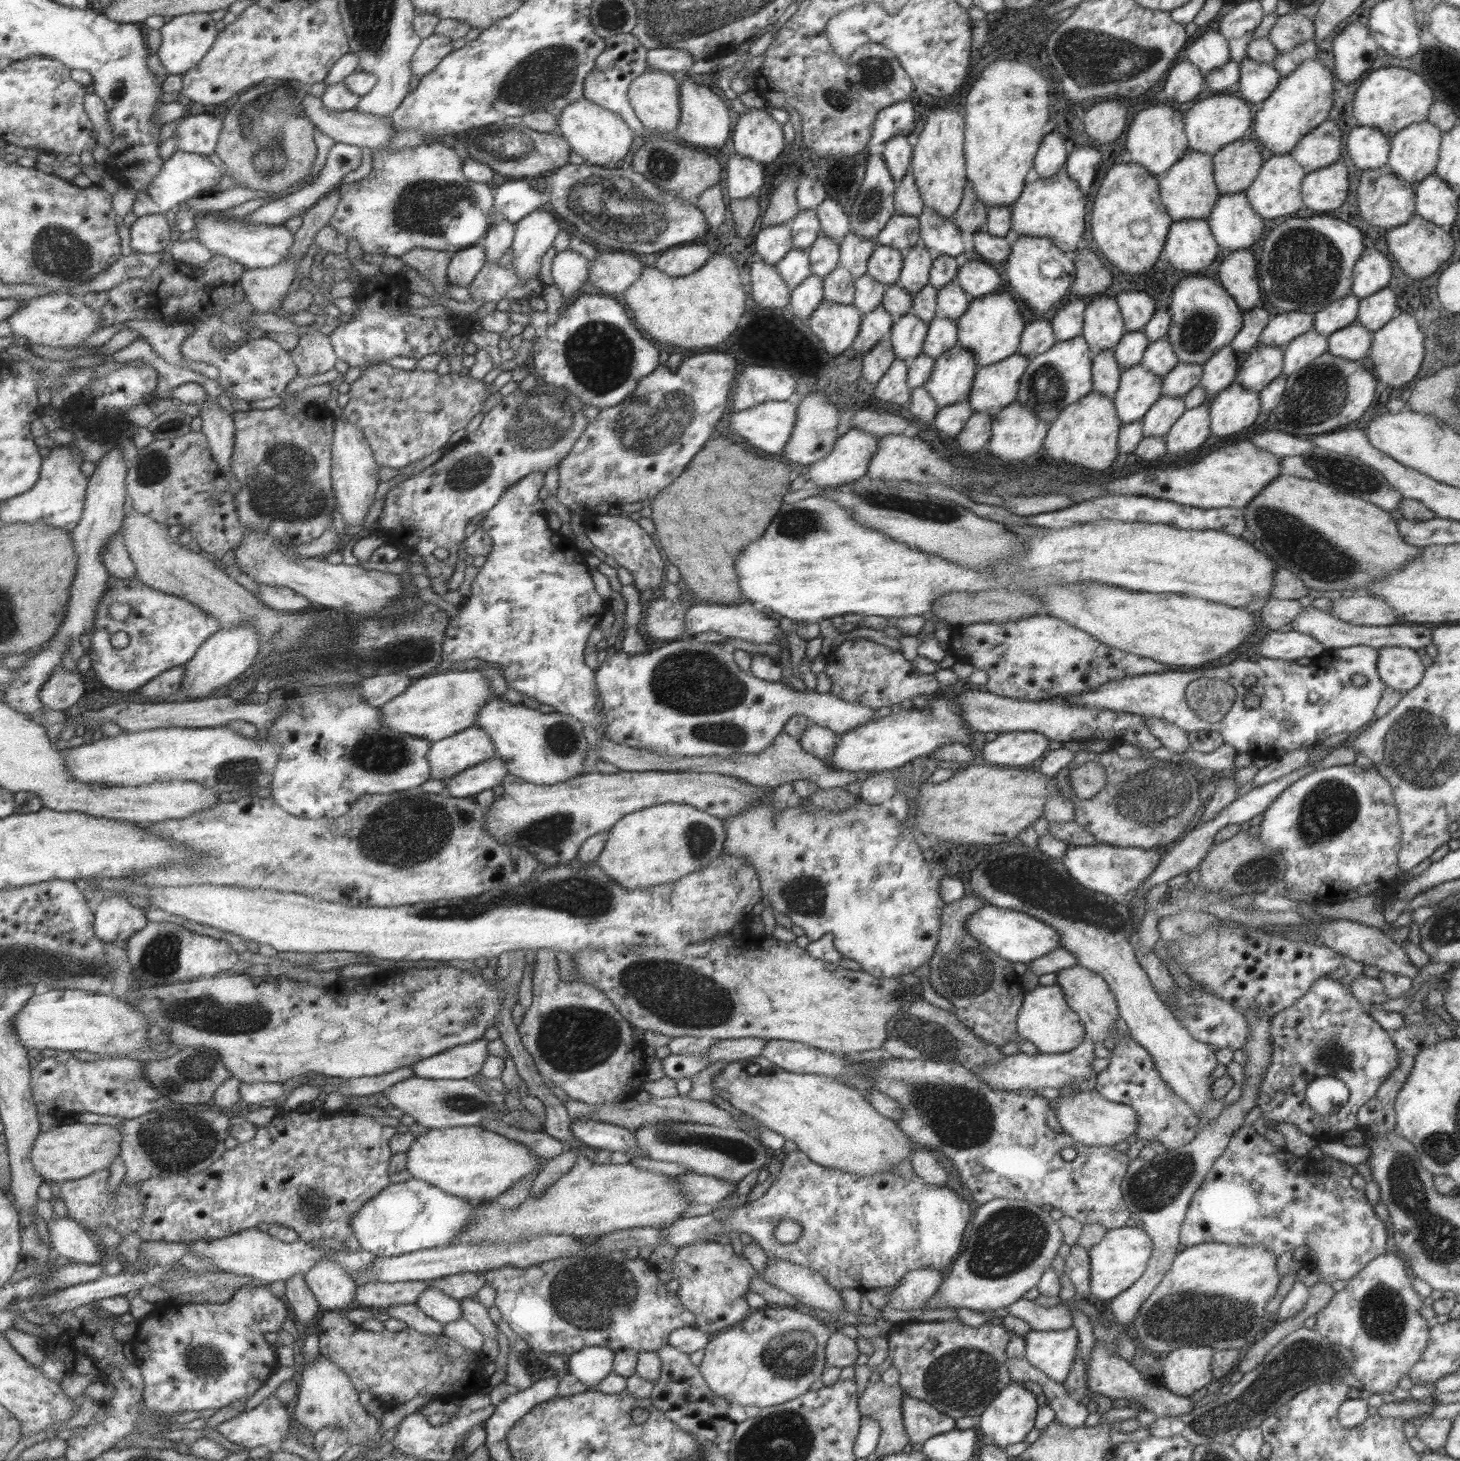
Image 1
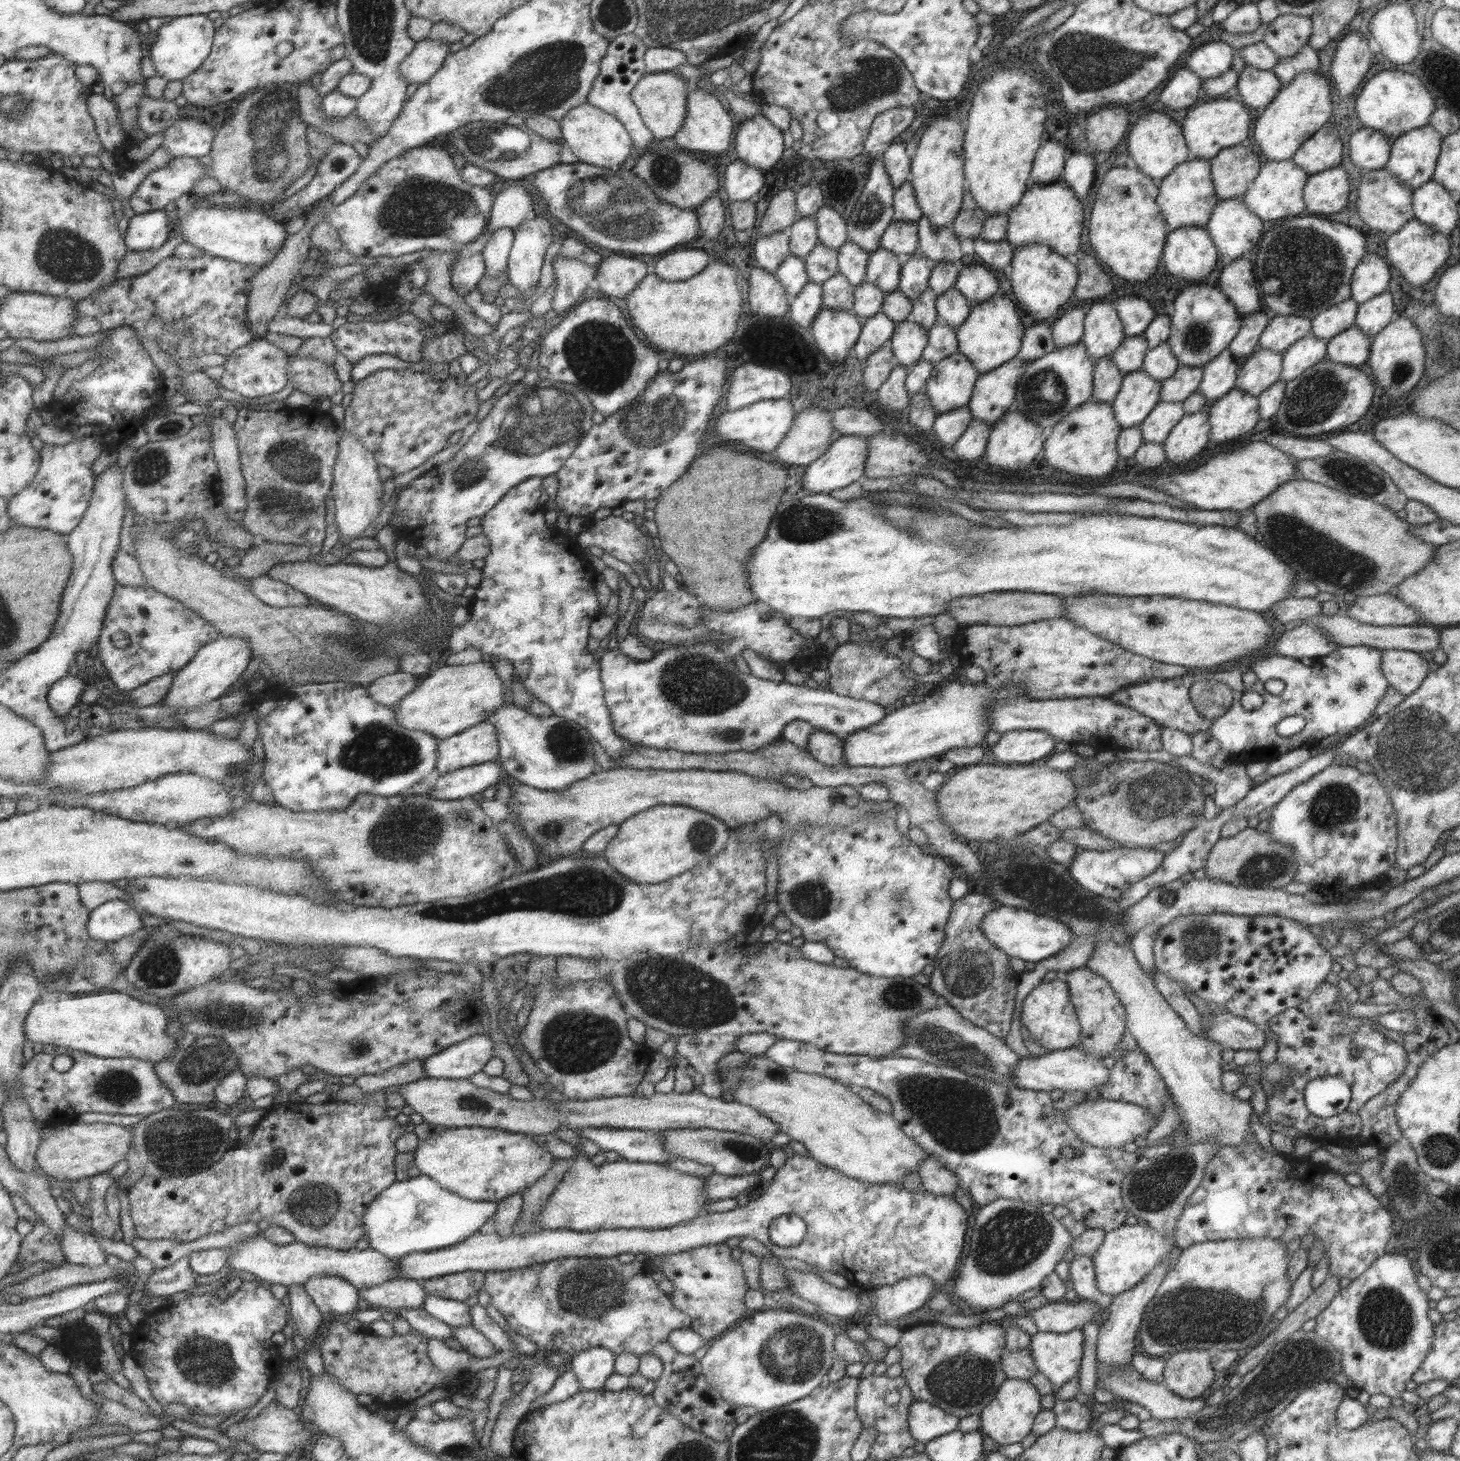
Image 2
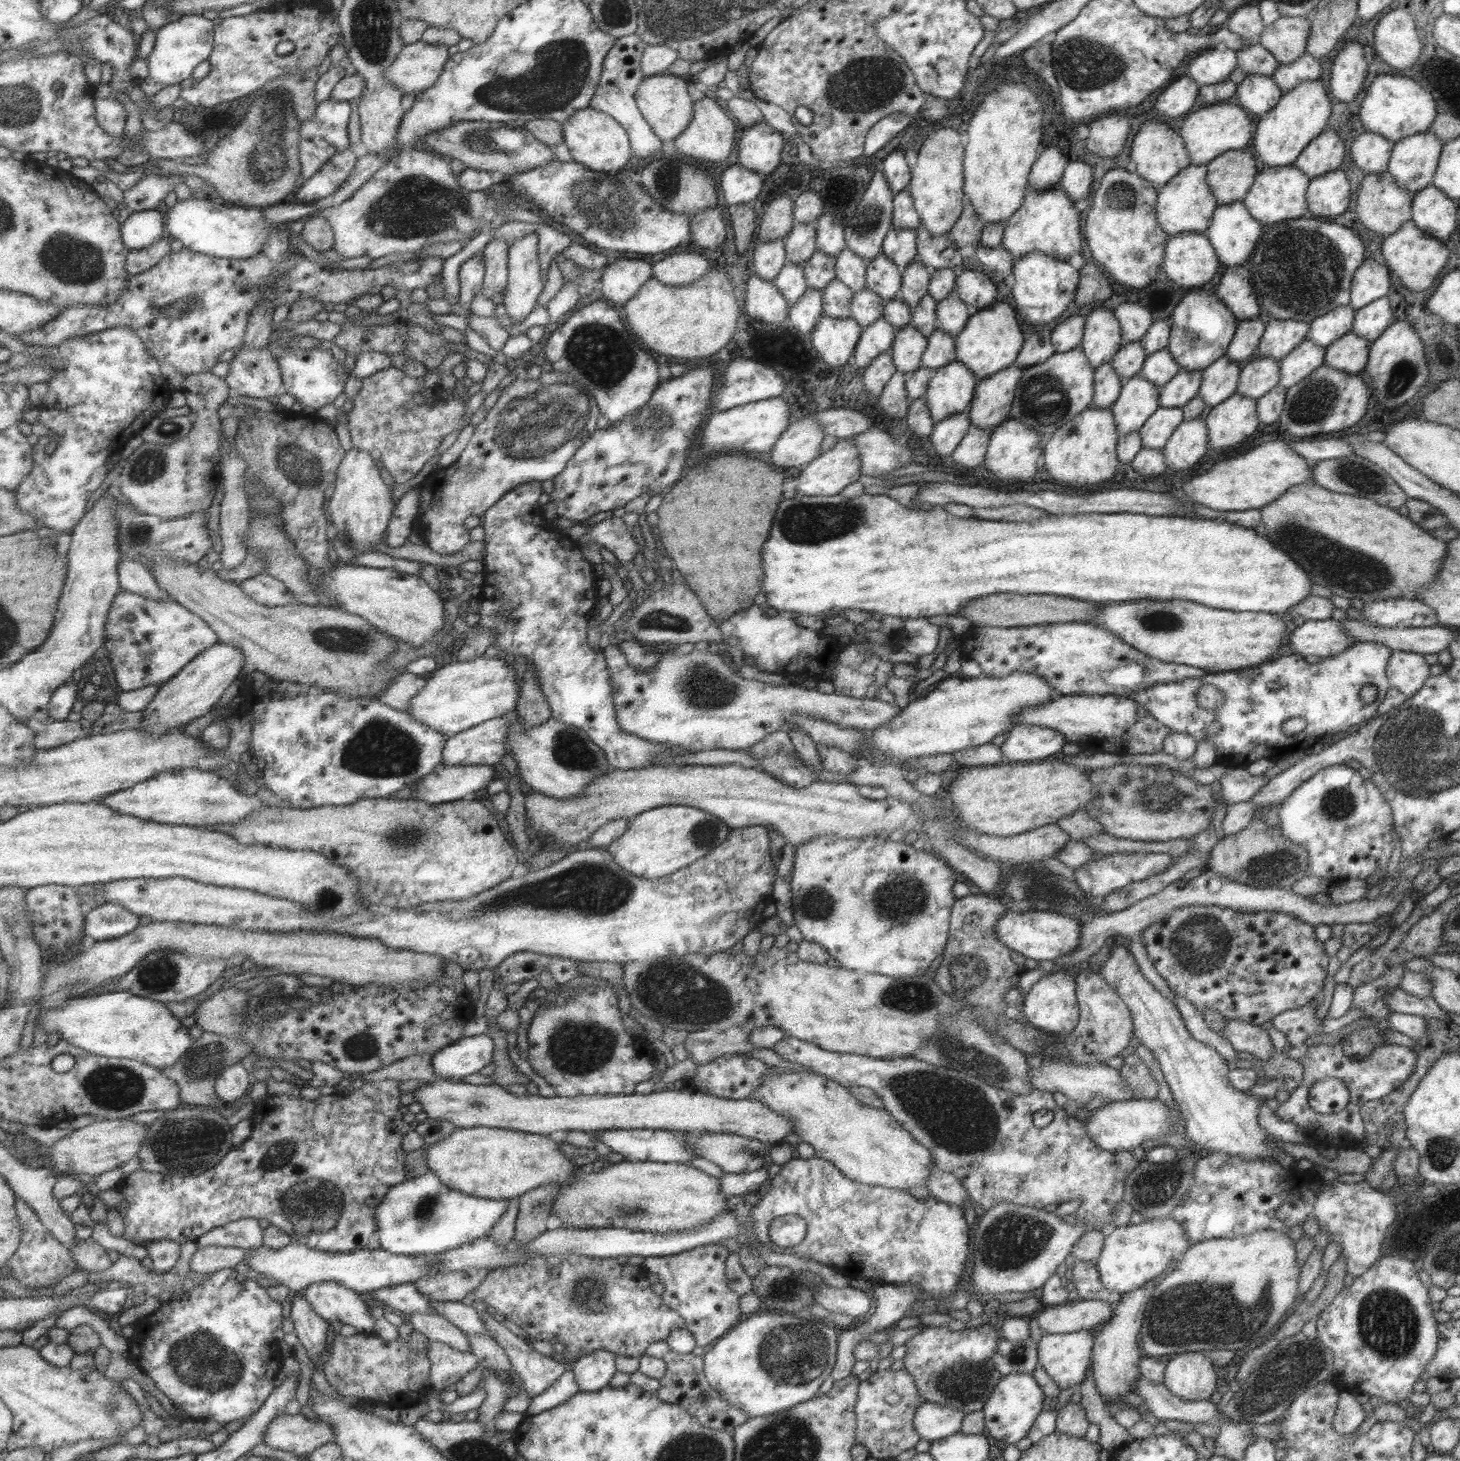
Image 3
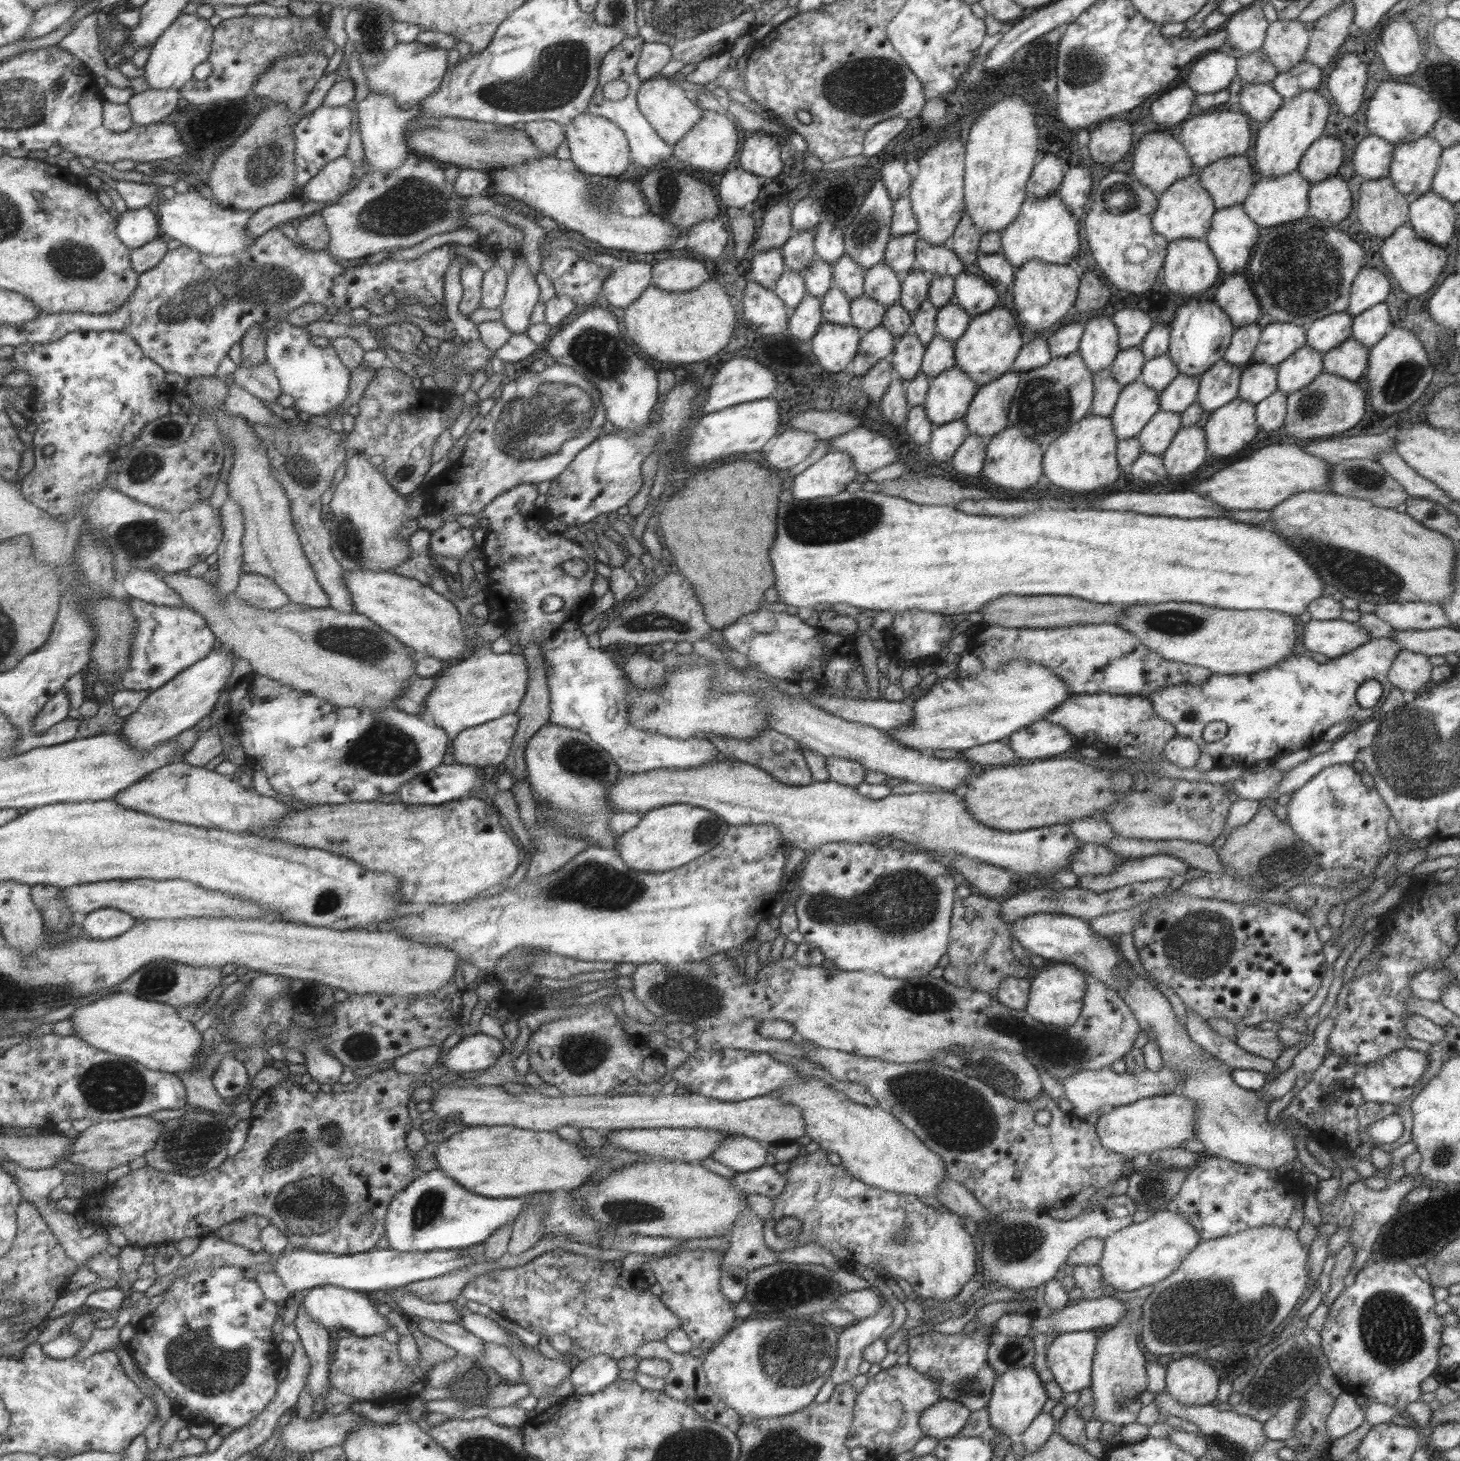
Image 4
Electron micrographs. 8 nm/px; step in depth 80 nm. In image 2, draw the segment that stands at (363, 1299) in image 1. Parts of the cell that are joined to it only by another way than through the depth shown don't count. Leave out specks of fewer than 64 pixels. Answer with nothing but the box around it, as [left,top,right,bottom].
[358,1280,427,1312]

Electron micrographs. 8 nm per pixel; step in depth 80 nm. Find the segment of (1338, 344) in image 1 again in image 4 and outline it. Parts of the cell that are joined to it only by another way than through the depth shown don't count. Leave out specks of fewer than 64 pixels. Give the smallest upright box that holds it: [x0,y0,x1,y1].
[1322,337,1368,381]

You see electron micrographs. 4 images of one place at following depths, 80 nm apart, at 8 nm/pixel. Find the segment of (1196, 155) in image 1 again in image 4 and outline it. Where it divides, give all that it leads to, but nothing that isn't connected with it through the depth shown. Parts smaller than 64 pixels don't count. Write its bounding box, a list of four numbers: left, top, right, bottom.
[1151,170,1215,242]

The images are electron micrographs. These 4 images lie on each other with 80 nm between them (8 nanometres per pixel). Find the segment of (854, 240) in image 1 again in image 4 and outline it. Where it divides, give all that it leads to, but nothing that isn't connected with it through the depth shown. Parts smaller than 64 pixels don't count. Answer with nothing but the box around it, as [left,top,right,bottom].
[832,256,864,300]

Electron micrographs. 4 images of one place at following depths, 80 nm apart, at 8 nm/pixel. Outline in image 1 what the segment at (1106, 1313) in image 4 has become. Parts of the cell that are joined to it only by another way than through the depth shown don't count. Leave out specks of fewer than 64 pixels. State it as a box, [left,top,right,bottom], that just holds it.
[1007,1298,1072,1331]

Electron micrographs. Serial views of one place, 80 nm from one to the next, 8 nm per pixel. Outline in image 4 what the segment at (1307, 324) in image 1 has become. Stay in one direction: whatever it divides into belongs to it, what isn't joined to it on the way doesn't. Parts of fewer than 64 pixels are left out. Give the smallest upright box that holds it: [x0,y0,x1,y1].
[1251,321,1306,366]

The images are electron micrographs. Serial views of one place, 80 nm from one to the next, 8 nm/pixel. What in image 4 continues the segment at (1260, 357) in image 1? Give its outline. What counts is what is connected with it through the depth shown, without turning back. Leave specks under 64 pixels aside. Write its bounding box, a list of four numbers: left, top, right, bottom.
[1238,361,1277,405]

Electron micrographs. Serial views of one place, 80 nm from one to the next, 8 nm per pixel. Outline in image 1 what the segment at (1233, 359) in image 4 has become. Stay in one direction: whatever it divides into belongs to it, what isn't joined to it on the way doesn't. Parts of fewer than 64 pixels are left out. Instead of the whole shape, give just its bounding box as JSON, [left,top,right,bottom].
[1229,307,1269,357]

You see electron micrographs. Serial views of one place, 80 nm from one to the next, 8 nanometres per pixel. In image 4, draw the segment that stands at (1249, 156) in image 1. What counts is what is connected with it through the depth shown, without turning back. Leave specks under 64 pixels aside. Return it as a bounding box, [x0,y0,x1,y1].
[1200,155,1254,209]

